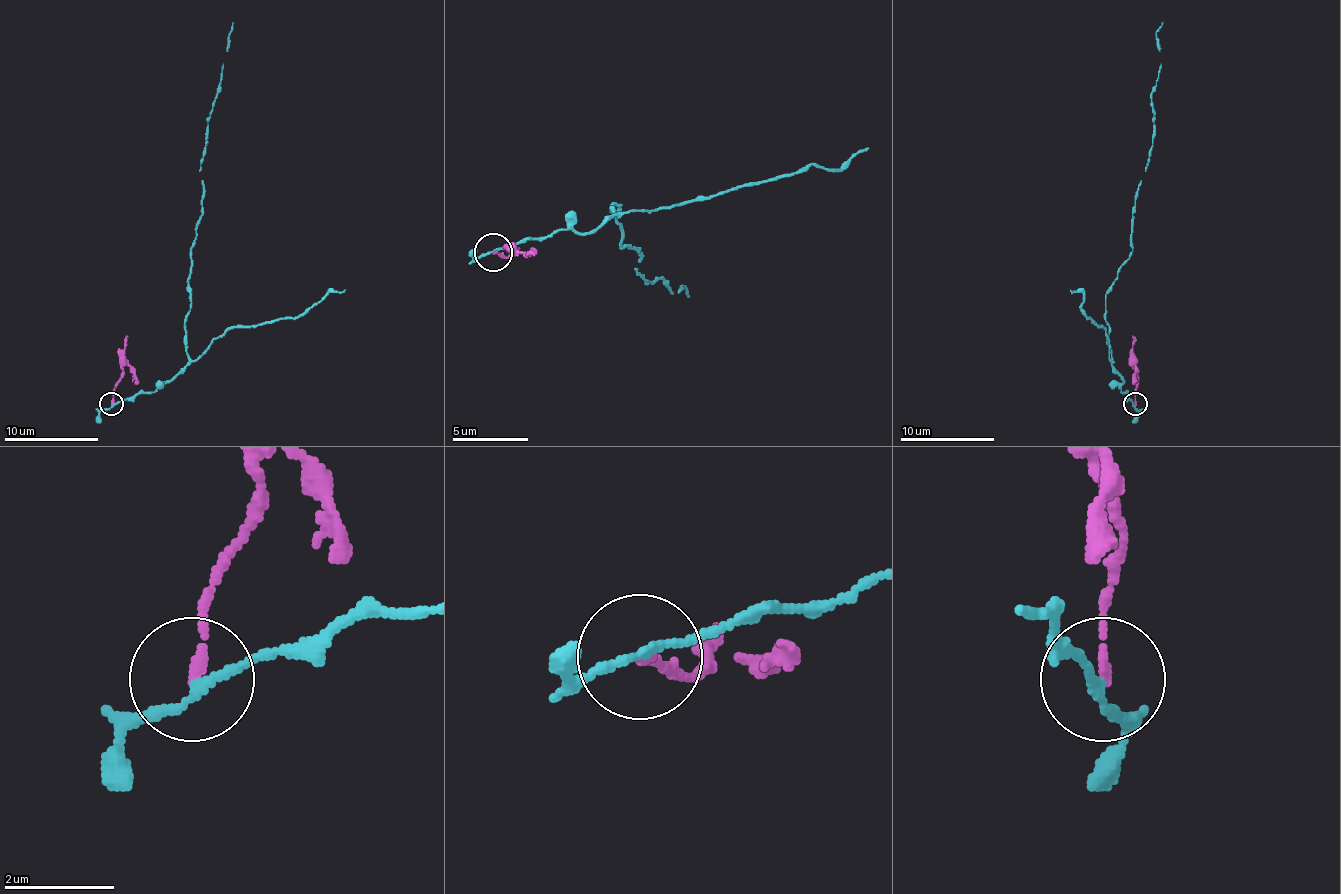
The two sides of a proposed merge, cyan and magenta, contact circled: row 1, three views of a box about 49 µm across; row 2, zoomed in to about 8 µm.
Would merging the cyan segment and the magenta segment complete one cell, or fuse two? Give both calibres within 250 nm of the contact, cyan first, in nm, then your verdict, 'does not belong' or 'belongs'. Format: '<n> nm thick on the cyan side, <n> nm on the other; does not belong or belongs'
140 nm thick on the cyan side, 150 nm on the other; does not belong

